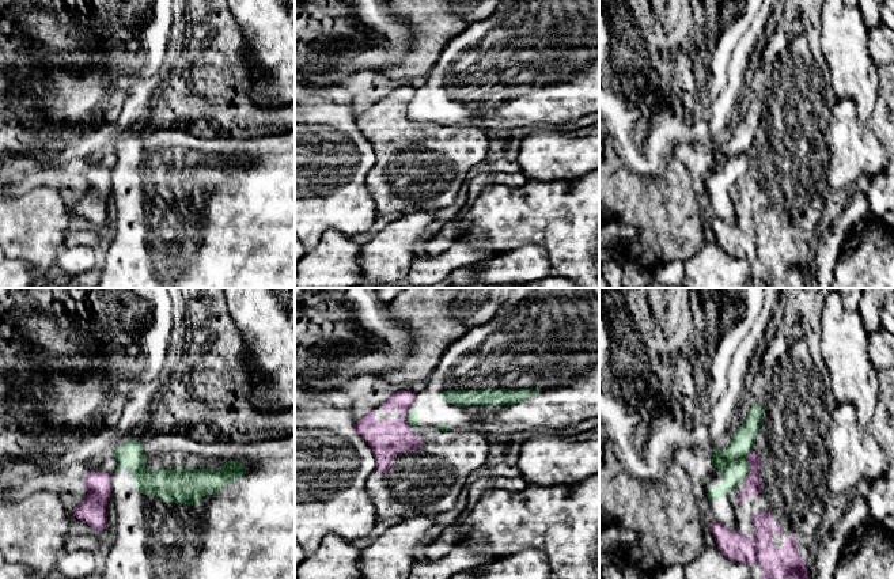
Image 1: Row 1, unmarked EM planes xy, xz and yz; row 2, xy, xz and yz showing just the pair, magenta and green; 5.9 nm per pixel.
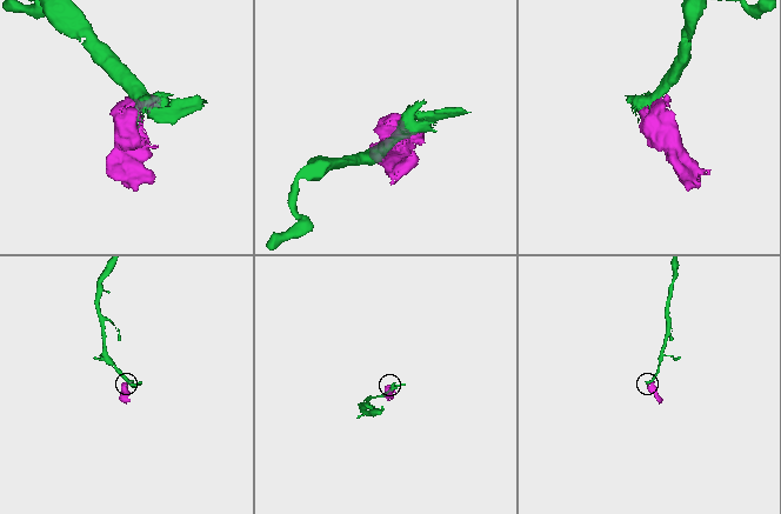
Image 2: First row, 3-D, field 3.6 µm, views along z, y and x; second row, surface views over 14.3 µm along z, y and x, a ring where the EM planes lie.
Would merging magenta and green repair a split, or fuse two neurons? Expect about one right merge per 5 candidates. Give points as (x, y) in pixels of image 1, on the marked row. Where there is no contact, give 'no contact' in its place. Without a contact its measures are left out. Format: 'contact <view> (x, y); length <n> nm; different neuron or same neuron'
contact yz (750, 465); length 190 nm; different neuron

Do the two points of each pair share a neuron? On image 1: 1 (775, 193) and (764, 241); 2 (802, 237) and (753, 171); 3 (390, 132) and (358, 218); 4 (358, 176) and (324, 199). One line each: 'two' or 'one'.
1: one
2: one
3: two
4: one

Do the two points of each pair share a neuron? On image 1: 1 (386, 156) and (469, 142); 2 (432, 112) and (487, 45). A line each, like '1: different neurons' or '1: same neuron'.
1: same neuron
2: same neuron

